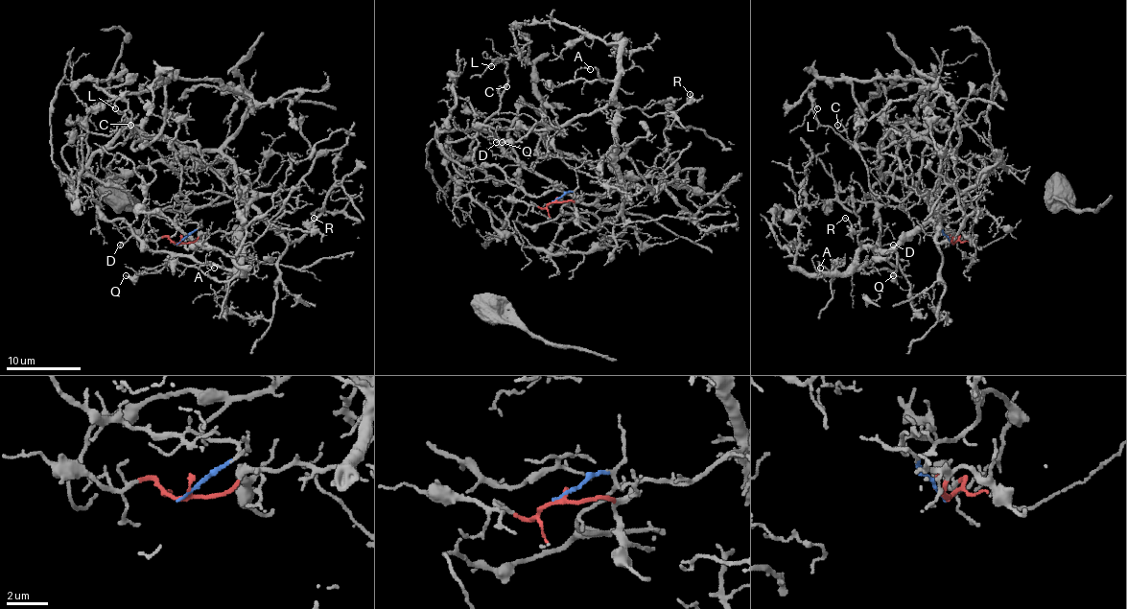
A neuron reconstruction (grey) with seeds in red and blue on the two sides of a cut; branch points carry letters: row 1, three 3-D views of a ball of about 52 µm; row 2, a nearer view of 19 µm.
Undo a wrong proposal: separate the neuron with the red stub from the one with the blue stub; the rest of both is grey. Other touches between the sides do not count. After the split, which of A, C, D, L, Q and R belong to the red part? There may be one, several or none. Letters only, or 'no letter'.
A, D, Q, R

